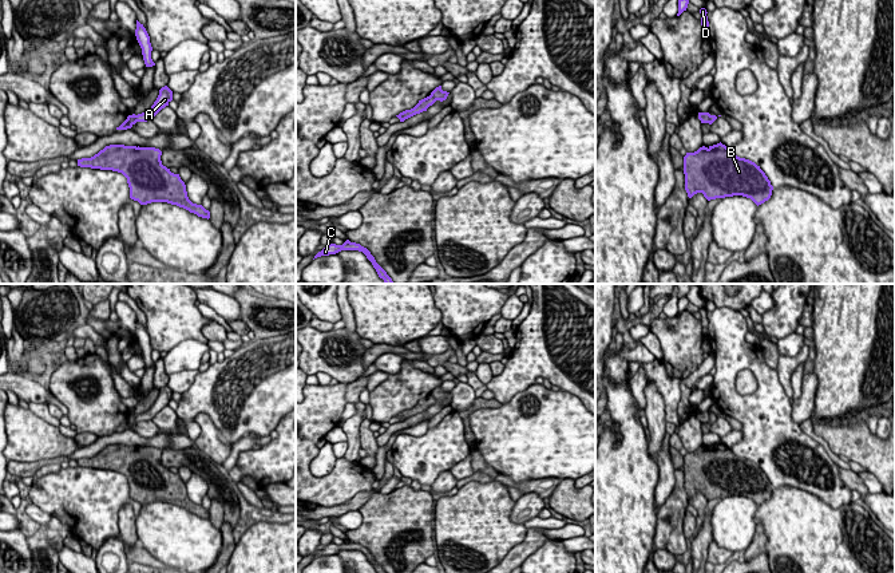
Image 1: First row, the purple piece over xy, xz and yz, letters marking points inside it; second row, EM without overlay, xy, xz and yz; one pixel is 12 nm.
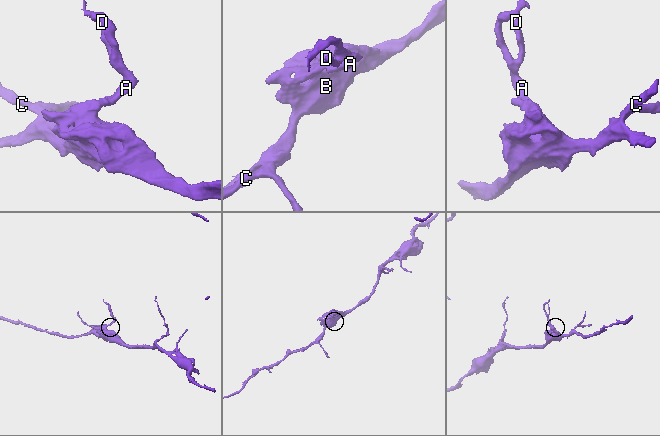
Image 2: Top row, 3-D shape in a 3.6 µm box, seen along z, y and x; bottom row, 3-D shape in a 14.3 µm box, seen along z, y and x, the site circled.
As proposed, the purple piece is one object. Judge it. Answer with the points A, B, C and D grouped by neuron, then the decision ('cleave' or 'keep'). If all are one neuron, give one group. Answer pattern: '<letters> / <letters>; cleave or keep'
A D / B C; cleave

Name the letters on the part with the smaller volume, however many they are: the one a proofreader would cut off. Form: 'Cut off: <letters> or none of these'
Cut off: A, D

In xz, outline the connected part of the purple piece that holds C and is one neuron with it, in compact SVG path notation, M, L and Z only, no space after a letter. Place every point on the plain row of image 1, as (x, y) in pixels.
M346 540L342 545L336 545L336 544L329 544L325 546L321 552L318 552L314 558L321 557L321 556L329 556L329 554L336 554L341 550L359 550L363 552L367 558L372 562L373 568L376 569L377 573L387 573L375 560L375 557L371 554L371 552L361 546L360 544L351 542Z

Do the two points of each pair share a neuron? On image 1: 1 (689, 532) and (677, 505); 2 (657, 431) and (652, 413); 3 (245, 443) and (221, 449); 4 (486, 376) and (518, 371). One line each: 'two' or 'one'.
1: two
2: one
3: two
4: two

